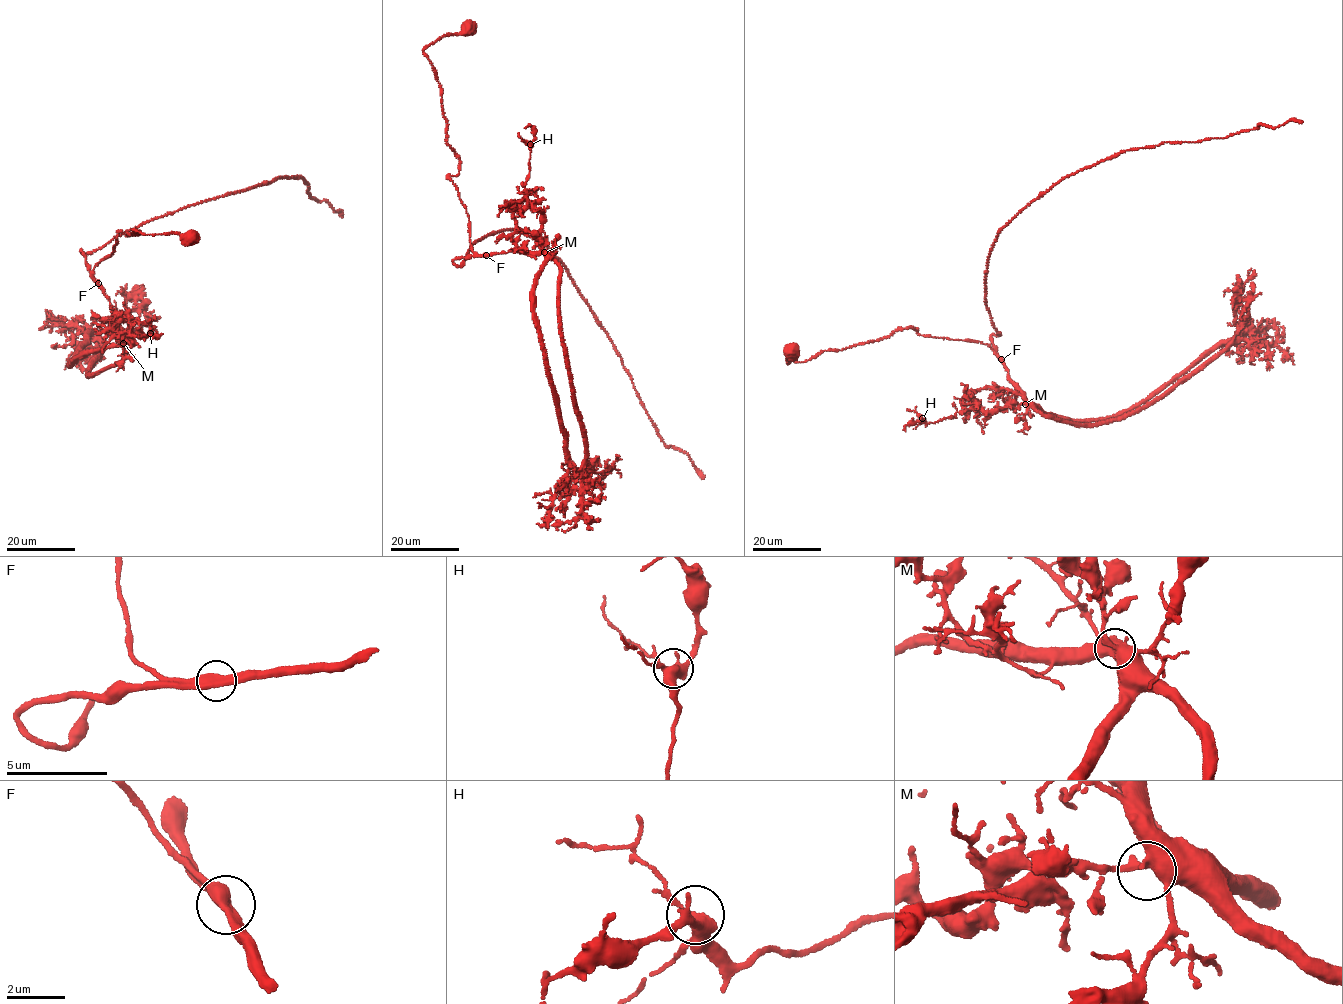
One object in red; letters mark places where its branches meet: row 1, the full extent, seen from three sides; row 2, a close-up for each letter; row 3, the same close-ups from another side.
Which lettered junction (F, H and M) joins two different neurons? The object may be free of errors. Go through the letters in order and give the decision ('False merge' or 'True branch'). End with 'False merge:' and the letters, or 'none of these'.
F: True branch
H: True branch
M: True branch
False merge: none of these

